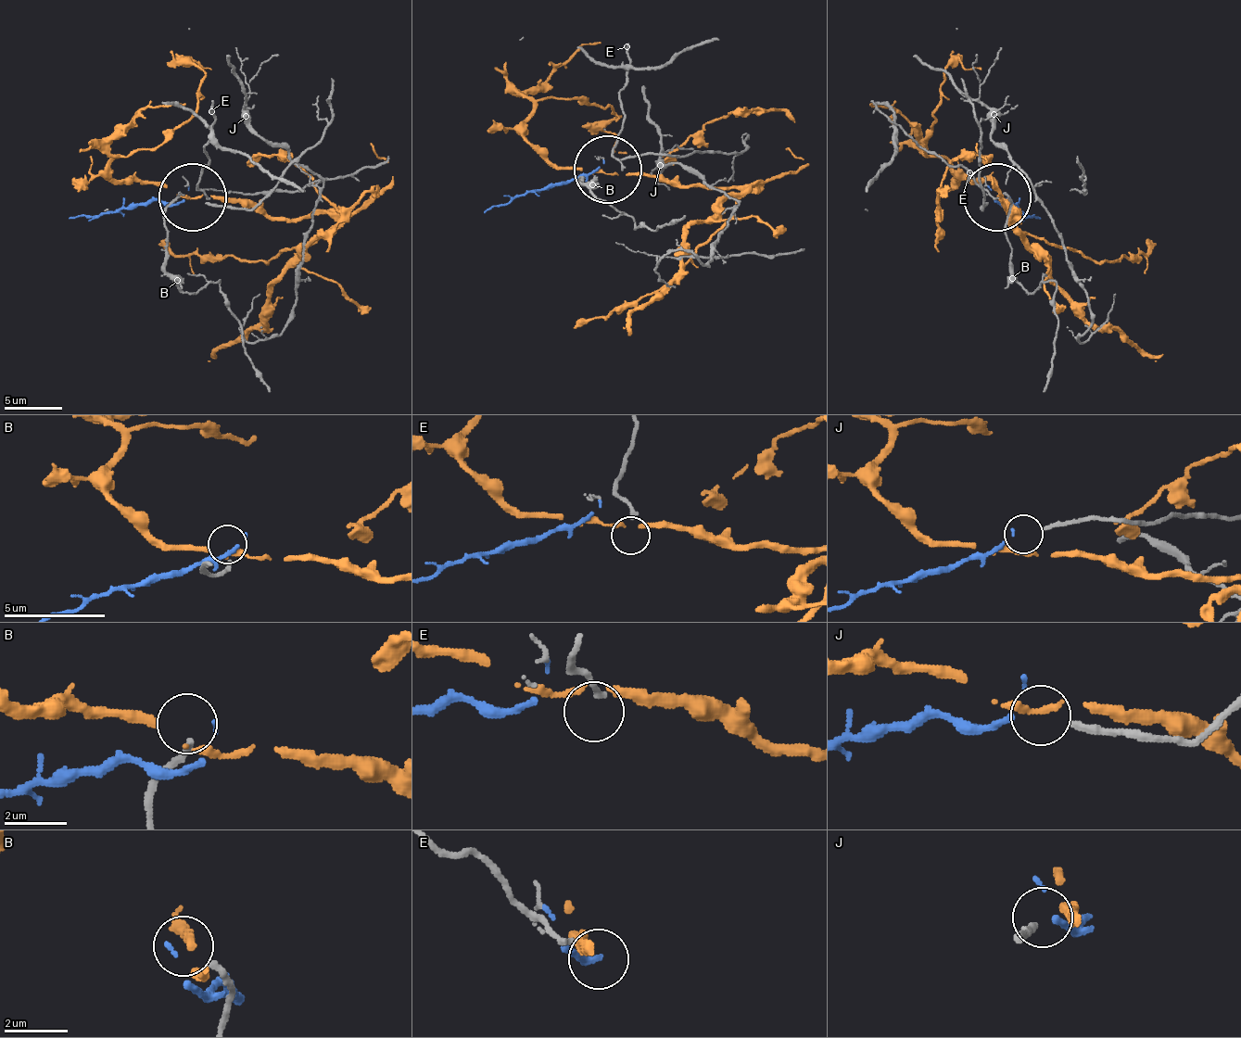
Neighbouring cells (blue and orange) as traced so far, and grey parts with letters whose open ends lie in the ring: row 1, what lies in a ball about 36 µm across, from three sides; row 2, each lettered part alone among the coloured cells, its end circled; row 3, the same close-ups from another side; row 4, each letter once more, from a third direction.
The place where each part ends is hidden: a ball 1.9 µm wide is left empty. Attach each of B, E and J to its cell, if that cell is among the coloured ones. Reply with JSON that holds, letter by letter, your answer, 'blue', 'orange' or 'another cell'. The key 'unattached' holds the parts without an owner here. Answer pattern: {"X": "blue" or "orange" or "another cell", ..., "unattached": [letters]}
{"B": "another cell", "E": "another cell", "J": "blue", "unattached": ["B", "E"]}

